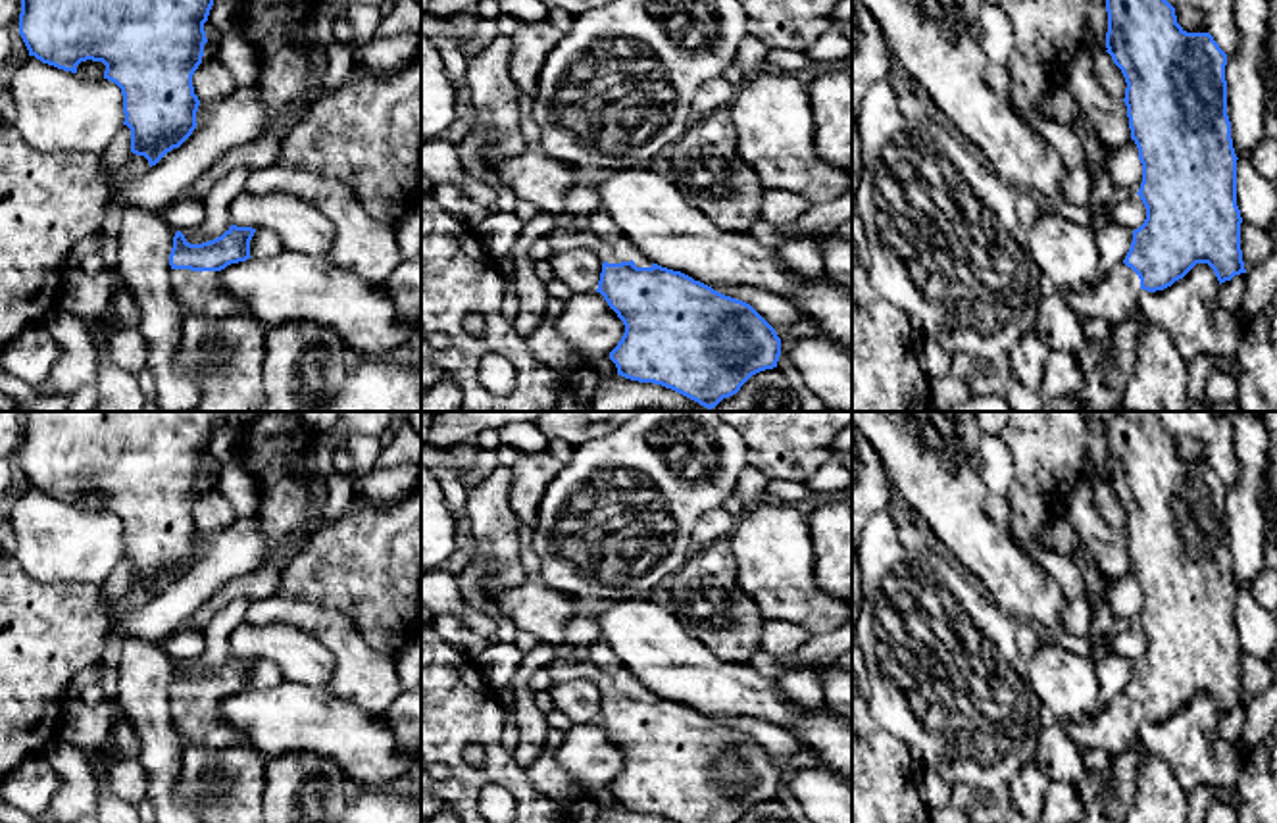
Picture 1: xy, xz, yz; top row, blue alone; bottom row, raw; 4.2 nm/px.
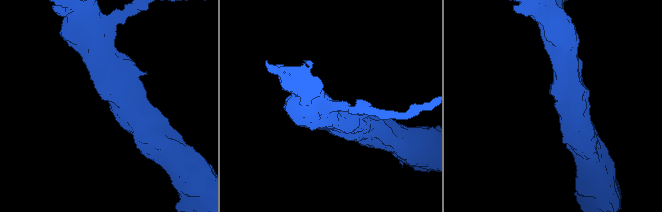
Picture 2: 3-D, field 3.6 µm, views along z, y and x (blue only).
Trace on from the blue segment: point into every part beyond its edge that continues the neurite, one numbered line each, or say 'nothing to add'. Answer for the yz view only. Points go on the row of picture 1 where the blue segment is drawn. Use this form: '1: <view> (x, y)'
1: yz (1114, 299)

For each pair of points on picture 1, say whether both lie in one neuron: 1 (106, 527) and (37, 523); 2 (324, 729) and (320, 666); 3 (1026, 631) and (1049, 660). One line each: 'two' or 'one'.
1: one
2: two
3: two

